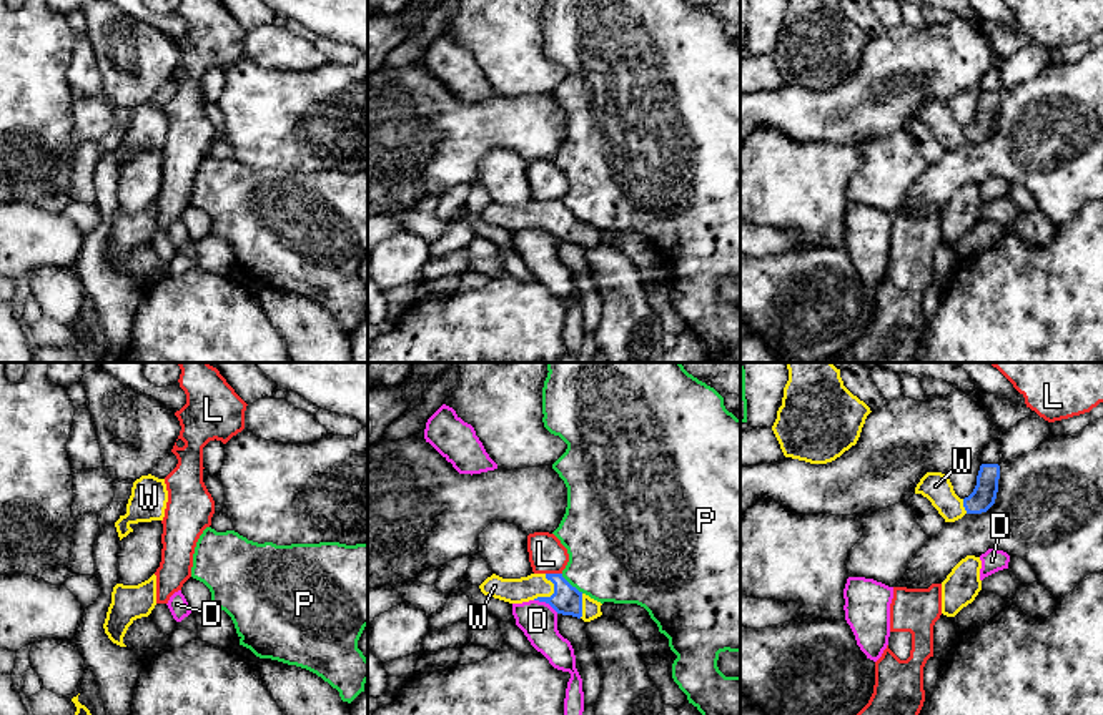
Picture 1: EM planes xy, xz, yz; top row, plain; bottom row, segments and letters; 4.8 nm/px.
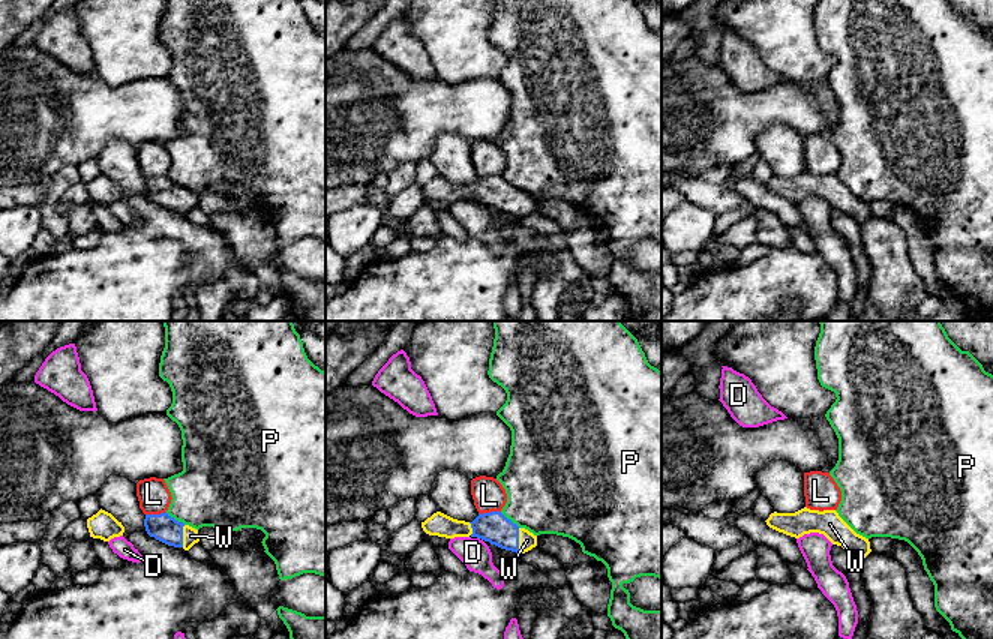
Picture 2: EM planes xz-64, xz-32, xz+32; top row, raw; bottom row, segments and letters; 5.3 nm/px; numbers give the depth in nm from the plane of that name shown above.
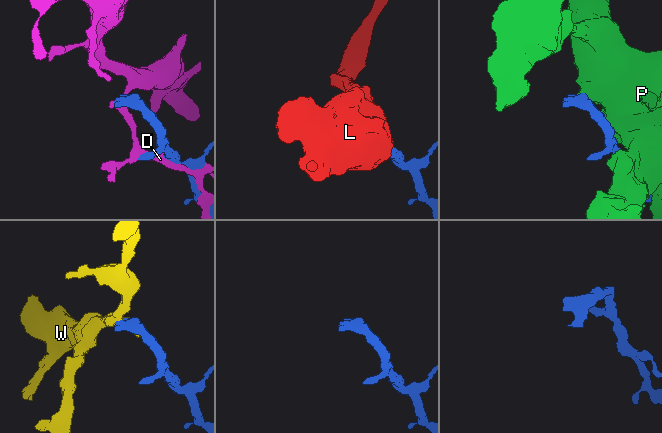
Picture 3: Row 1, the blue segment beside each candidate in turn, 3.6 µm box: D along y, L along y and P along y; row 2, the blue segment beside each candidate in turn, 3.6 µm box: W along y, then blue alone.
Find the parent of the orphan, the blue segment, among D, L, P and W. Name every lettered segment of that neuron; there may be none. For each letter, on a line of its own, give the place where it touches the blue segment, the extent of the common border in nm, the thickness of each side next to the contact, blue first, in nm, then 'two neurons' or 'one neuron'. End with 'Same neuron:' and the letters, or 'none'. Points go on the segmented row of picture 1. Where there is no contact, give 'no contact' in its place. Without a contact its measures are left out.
D: meets blue in xz at (546, 602); contact 140 nm long; 140 nm thick on the blue side, 180 nm on the other; two neurons
L: meets blue in xz at (554, 574); contact 80 nm long; 140 nm thick on the blue side, 180 nm on the other; two neurons
P: meets blue in xz at (571, 586); contact 140 nm long; 140 nm thick on the blue side, 440 nm on the other; two neurons
W: meets blue in xz at (553, 594); contact 140 nm long; 140 nm thick on the blue side, 130 nm on the other; one neuron
Same neuron: W

